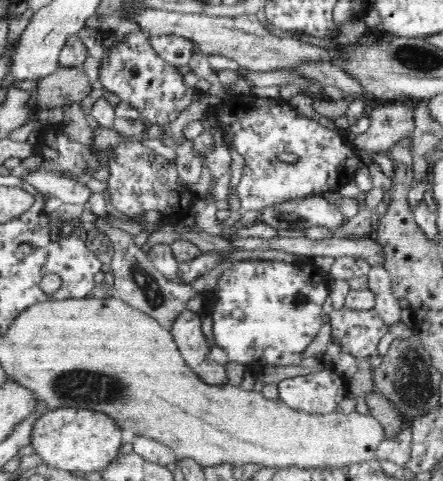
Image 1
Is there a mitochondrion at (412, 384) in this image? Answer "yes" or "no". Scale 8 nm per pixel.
yes

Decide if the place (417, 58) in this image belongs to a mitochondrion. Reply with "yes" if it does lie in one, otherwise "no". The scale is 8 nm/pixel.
yes

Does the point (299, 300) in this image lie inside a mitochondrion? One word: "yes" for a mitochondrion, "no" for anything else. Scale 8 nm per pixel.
yes

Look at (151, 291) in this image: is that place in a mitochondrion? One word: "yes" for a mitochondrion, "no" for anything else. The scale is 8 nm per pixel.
yes

